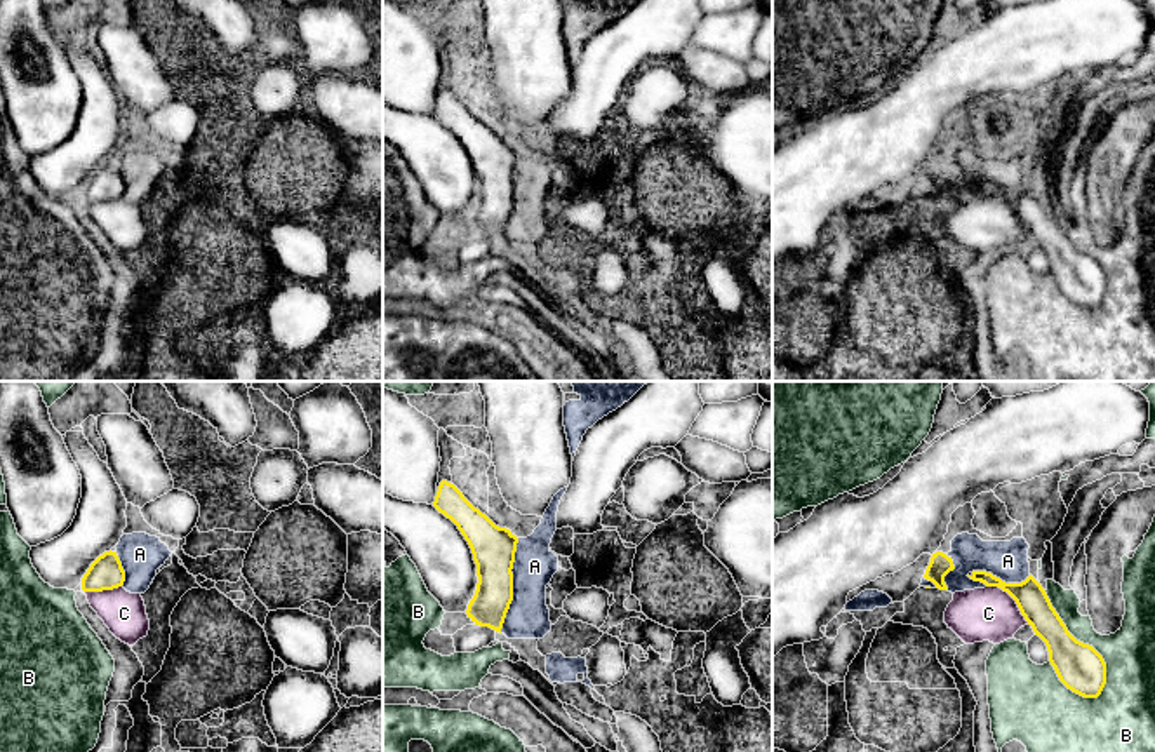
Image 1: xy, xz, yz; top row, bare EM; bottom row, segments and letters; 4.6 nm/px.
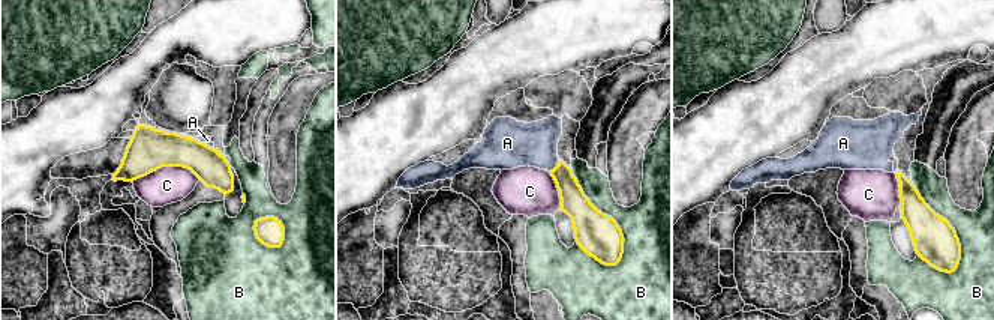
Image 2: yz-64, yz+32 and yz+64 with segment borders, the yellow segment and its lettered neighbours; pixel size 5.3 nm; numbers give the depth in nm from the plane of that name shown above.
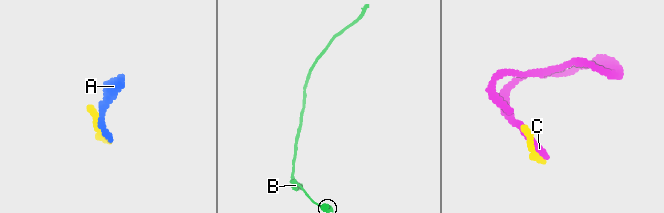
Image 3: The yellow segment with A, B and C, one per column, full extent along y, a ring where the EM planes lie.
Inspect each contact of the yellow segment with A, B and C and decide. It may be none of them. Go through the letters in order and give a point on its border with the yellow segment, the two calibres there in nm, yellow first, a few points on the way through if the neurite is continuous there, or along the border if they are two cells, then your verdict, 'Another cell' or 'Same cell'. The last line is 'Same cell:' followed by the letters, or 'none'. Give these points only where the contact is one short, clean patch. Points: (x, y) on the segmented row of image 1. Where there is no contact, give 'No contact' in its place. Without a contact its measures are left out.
A: Touches yellow at xz (512, 585). Thickness 200 nm (yellow) against 190 nm. Another cell
B: Touches yellow at yz (1086, 644). Thickness 220 nm (yellow) against 240 nm. Another cell
C: Touches yellow at yz (1013, 597). Thickness 140 nm (yellow) against 240 nm. Same cell
Same cell: C

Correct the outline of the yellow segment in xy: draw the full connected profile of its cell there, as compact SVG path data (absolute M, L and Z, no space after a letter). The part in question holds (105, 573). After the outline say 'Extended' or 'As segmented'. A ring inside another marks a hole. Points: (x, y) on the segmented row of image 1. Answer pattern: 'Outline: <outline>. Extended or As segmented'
Outline: M117 552L99 555L82 578L82 590L90 608L110 632L134 646L148 635L150 620L141 594L130 594L122 585L125 571Z. Extended

